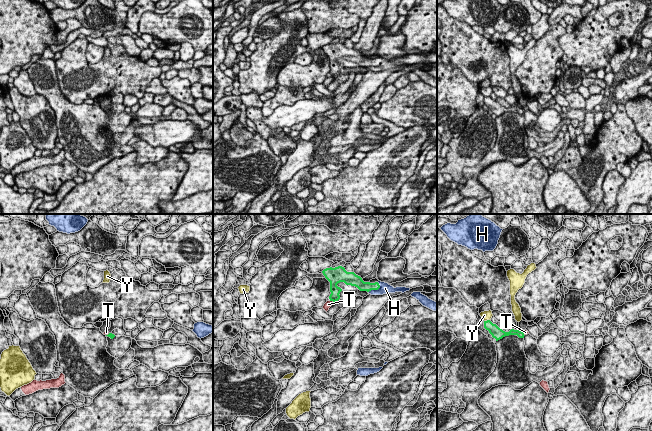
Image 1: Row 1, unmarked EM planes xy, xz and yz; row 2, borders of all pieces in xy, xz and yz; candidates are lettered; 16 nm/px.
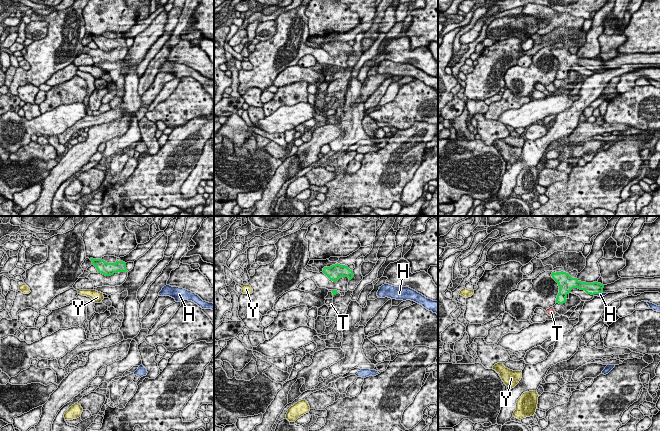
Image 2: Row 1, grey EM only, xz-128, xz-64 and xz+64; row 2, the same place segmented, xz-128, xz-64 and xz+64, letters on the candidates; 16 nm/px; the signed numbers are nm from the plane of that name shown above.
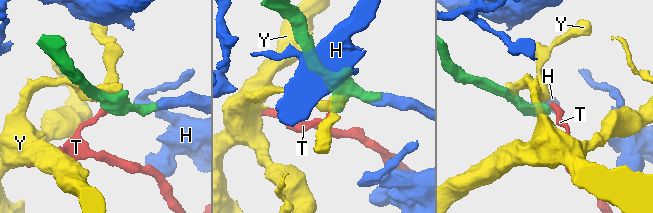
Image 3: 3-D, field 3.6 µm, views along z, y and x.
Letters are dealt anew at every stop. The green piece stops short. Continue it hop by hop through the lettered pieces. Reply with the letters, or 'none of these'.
H

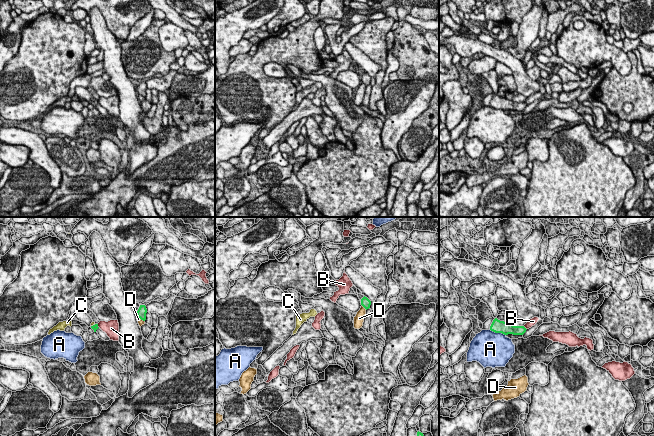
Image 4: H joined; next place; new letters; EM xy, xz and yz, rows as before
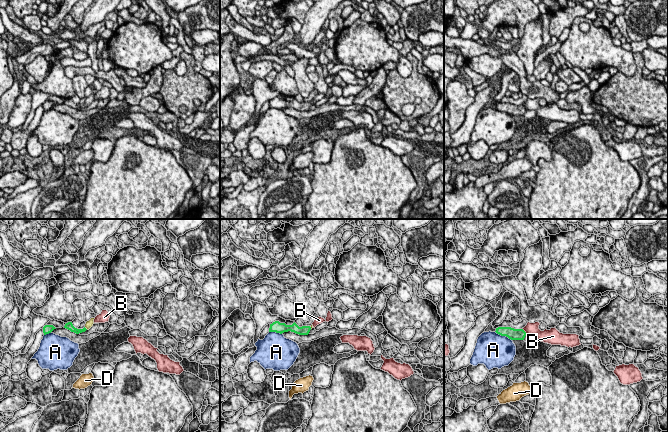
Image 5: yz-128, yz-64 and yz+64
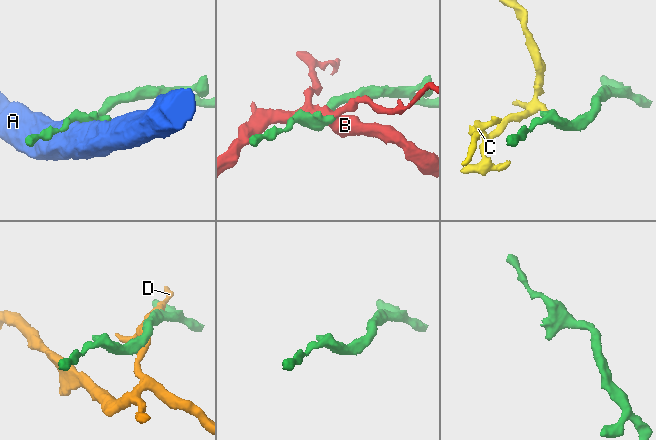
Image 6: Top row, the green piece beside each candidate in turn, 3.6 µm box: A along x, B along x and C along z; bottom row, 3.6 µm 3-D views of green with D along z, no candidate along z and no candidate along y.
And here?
C

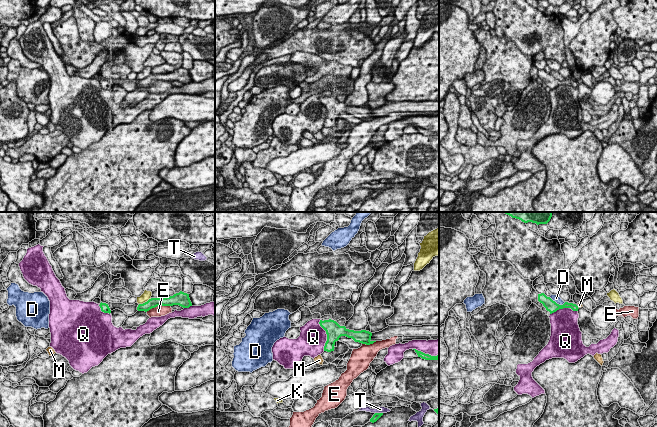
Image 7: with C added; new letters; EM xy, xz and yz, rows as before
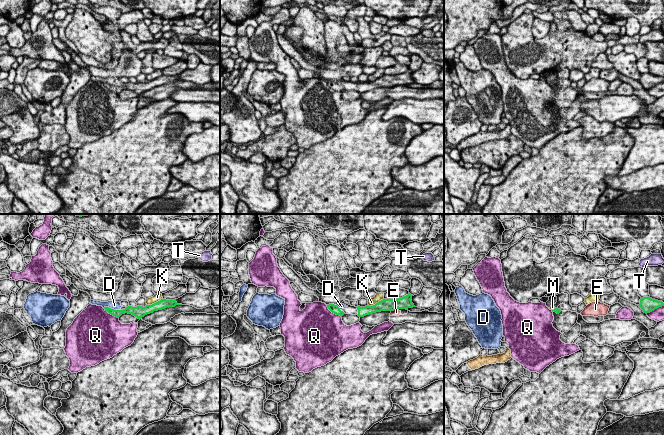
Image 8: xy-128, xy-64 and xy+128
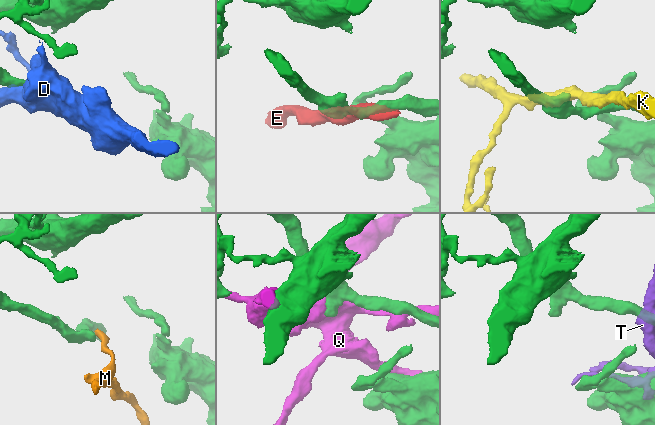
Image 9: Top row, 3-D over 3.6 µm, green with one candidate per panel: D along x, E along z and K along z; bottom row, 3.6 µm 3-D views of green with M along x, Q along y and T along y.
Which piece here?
none of these

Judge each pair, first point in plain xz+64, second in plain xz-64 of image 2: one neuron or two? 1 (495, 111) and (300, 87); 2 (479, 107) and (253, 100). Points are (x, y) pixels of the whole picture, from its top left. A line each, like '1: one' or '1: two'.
1: one
2: one

